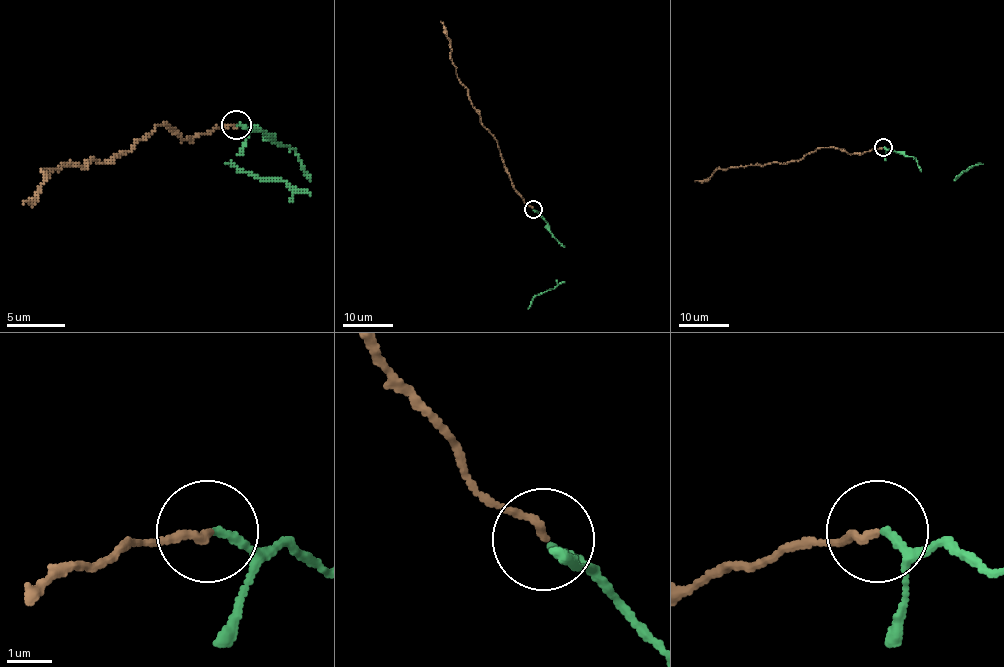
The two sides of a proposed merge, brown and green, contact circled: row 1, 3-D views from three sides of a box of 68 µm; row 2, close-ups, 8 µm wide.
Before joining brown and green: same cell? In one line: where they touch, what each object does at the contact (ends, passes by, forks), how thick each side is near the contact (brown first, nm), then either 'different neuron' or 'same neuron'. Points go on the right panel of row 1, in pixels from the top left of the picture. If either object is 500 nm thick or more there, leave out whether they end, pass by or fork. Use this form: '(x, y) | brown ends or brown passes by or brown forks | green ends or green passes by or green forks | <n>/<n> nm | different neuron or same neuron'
(883, 147) | brown ends | green ends | 170/150 nm | same neuron

